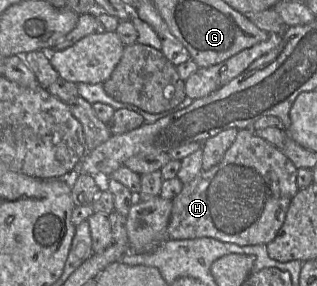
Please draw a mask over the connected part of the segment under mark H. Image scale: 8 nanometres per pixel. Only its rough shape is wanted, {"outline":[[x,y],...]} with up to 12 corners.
{"outline":[[251,129],[172,201],[167,239],[268,244],[297,168]]}

